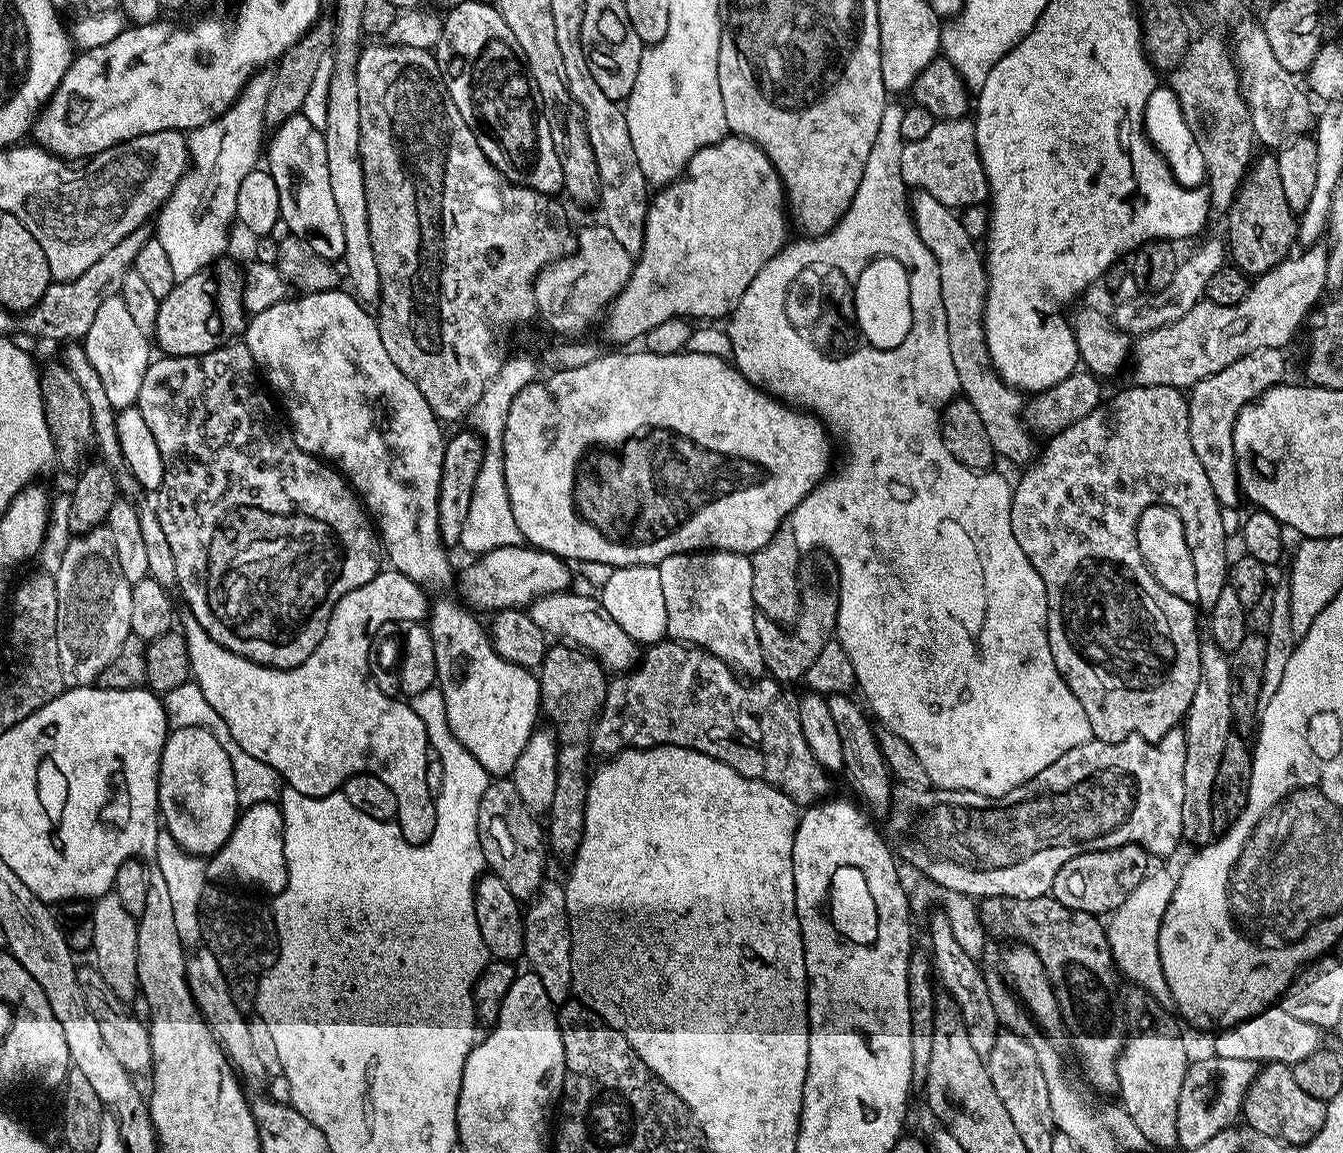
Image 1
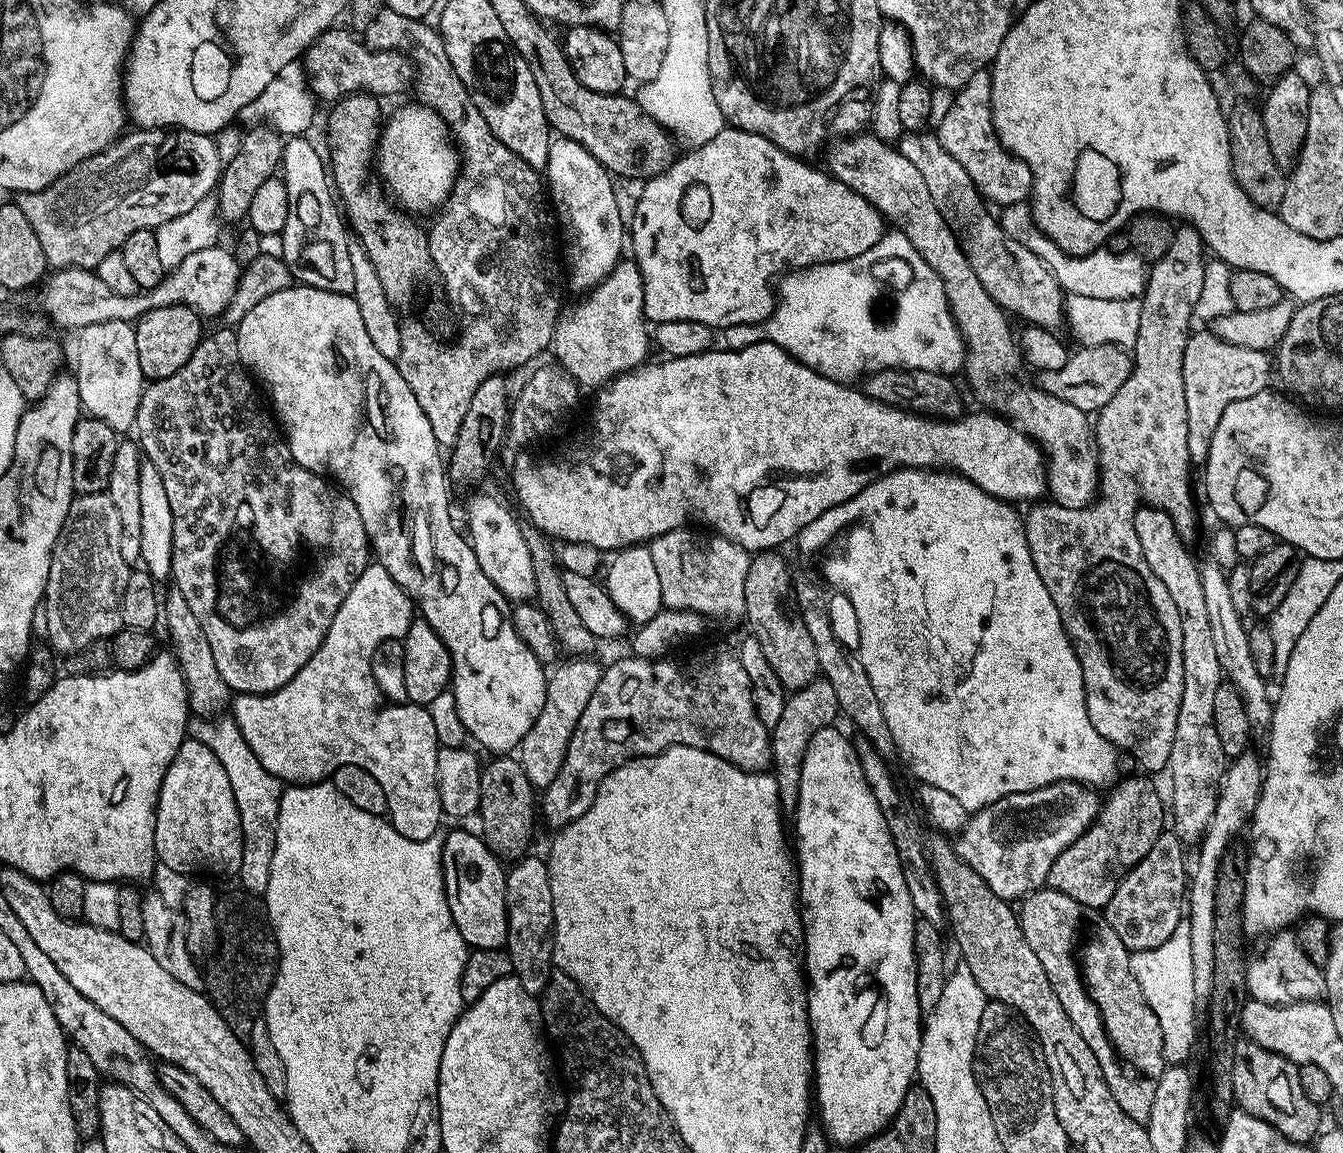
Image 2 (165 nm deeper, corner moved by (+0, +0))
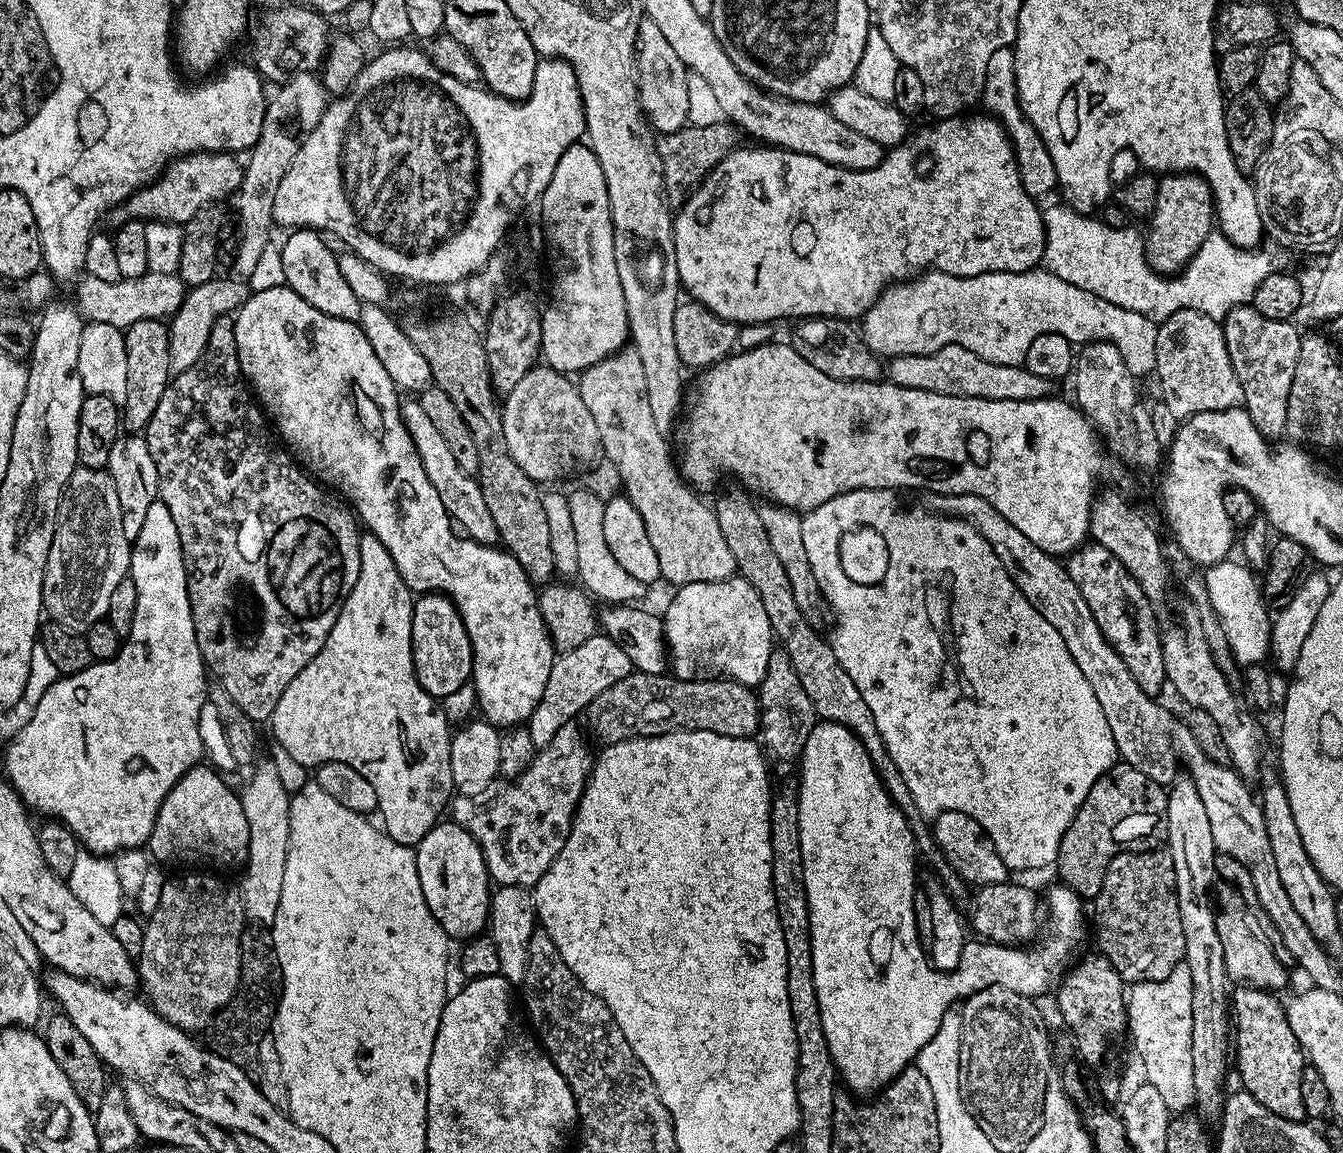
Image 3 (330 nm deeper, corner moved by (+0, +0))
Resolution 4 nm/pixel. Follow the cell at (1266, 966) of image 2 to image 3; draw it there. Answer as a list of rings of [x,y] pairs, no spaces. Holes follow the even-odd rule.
[[[1224,886],[1220,896],[1218,892],[1218,911],[1216,925],[1218,938],[1222,938],[1222,954],[1226,956],[1228,979],[1244,986],[1281,990],[1288,984],[1288,972],[1282,961],[1276,957],[1264,928],[1260,925],[1261,917],[1252,913],[1253,905],[1249,903],[1238,889]],[[1252,907],[1252,908],[1251,908]],[[1260,919],[1260,920],[1259,920]],[[1240,980],[1240,981],[1236,981]]]

